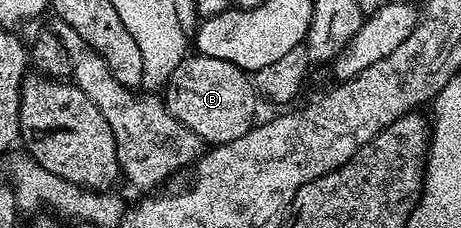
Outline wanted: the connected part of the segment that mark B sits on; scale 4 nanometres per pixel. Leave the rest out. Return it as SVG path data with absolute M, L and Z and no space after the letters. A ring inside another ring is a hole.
M199 54L185 55L184 61L170 74L168 83L162 92L164 105L194 134L198 134L205 145L215 146L234 142L242 138L254 126L256 116L256 98L258 91L249 73L240 69L234 62L226 62L219 58L210 58Z

